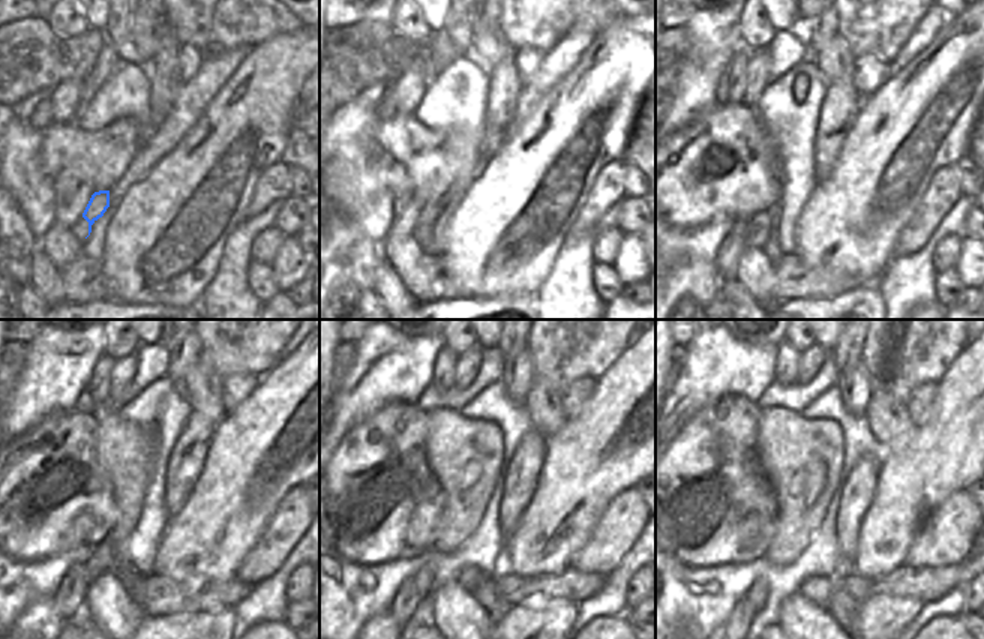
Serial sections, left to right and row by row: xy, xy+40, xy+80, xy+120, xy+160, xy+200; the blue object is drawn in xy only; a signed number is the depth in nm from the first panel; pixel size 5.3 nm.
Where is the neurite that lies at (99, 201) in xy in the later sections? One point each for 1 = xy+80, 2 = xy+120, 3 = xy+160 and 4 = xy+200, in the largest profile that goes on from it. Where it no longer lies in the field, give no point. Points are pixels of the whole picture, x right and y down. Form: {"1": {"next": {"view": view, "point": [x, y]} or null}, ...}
{"1": {"next": {"view": "xy+80", "point": [758, 230]}}, "2": {"next": {"view": "xy+120", "point": [101, 554]}}, "3": {"next": {"view": "xy+160", "point": [423, 579]}}, "4": {"next": {"view": "xy+200", "point": [756, 593]}}}

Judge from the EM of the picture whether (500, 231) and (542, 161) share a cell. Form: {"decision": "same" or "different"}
{"decision": "same"}

